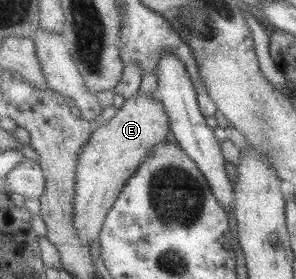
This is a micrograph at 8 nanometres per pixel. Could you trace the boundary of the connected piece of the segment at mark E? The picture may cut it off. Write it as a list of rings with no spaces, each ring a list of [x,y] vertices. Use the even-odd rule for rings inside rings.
[[[138,92],[127,98],[105,124],[93,127],[75,166],[74,196],[70,207],[76,236],[83,245],[89,246],[98,237],[107,210],[120,189],[148,156],[150,147],[167,142],[165,135],[169,130],[168,119],[160,101]]]

